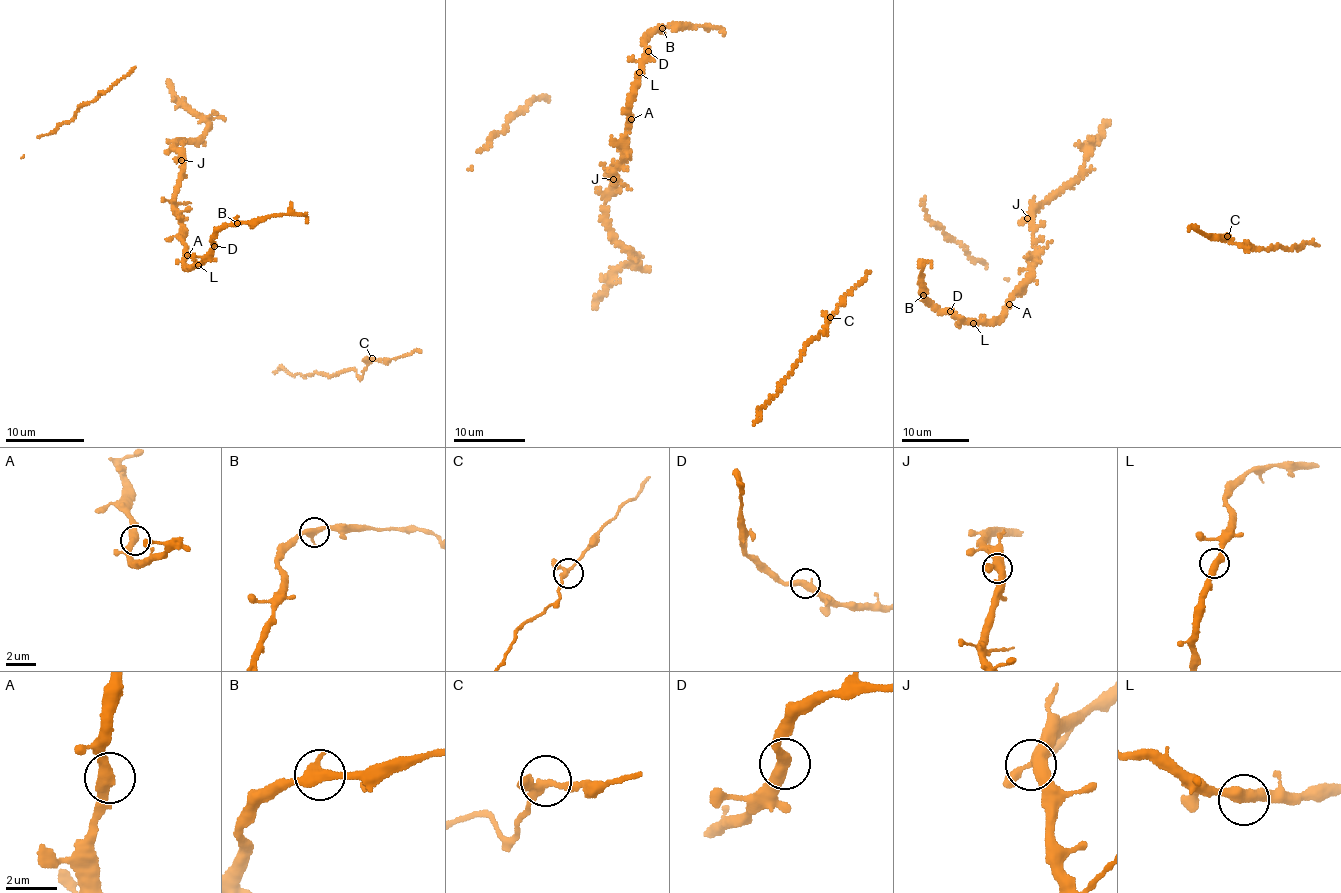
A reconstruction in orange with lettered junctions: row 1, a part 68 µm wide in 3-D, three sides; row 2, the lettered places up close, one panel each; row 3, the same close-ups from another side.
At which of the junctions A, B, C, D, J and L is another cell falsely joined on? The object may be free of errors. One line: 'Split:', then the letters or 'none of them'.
Split: none of them

